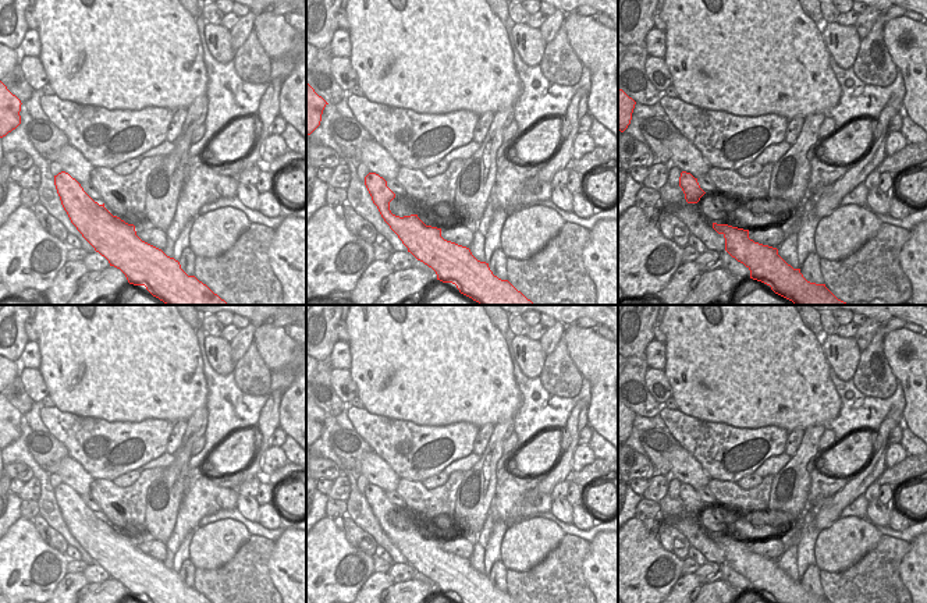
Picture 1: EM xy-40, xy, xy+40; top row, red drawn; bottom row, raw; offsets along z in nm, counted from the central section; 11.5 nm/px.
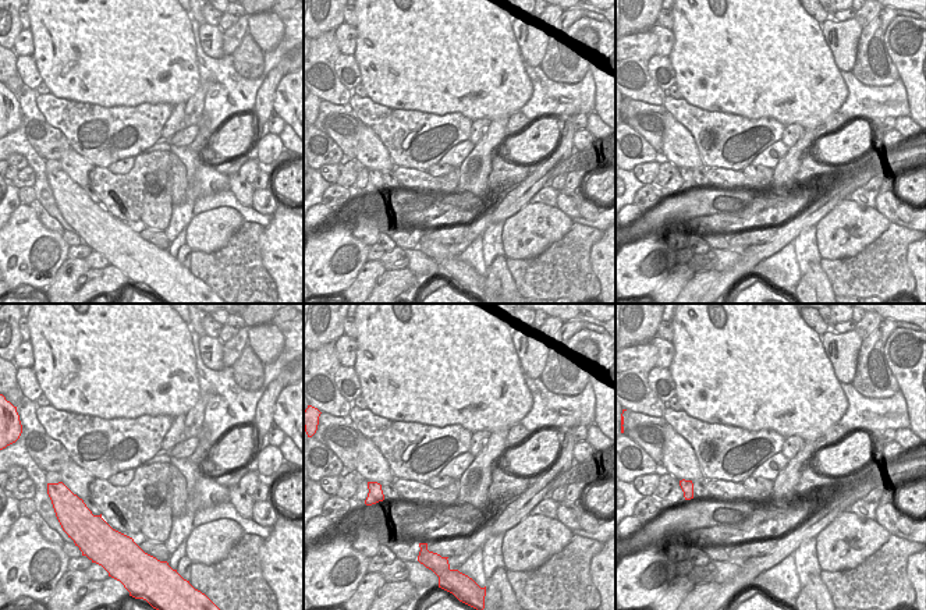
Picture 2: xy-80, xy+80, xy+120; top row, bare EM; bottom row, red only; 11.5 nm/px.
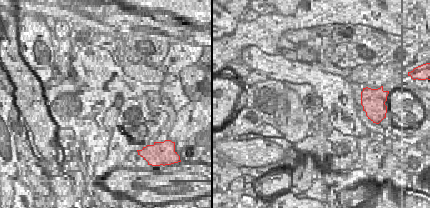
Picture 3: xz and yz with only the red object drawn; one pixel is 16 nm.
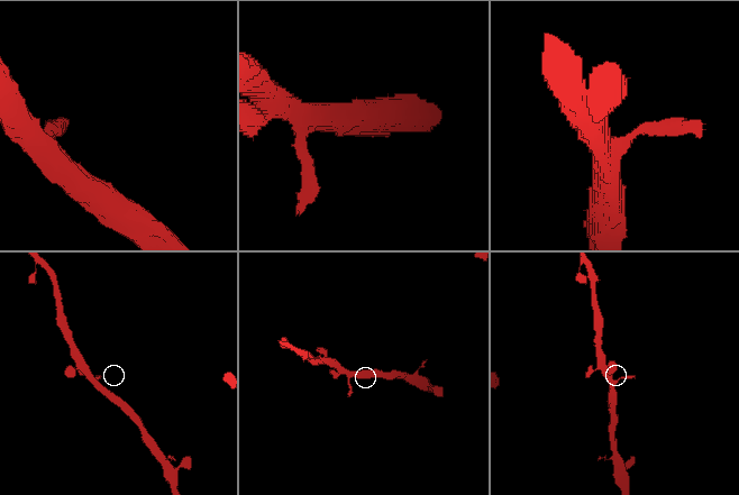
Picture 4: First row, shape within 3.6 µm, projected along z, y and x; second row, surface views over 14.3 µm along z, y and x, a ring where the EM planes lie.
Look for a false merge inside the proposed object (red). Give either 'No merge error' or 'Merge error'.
No merge error.

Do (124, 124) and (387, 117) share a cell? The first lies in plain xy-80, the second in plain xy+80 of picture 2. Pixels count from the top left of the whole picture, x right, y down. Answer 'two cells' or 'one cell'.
one cell

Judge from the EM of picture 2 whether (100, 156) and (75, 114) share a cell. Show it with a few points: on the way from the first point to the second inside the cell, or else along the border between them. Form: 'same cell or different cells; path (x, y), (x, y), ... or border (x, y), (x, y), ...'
same cell; path (87, 151), (81, 151), (75, 142), (75, 128)

